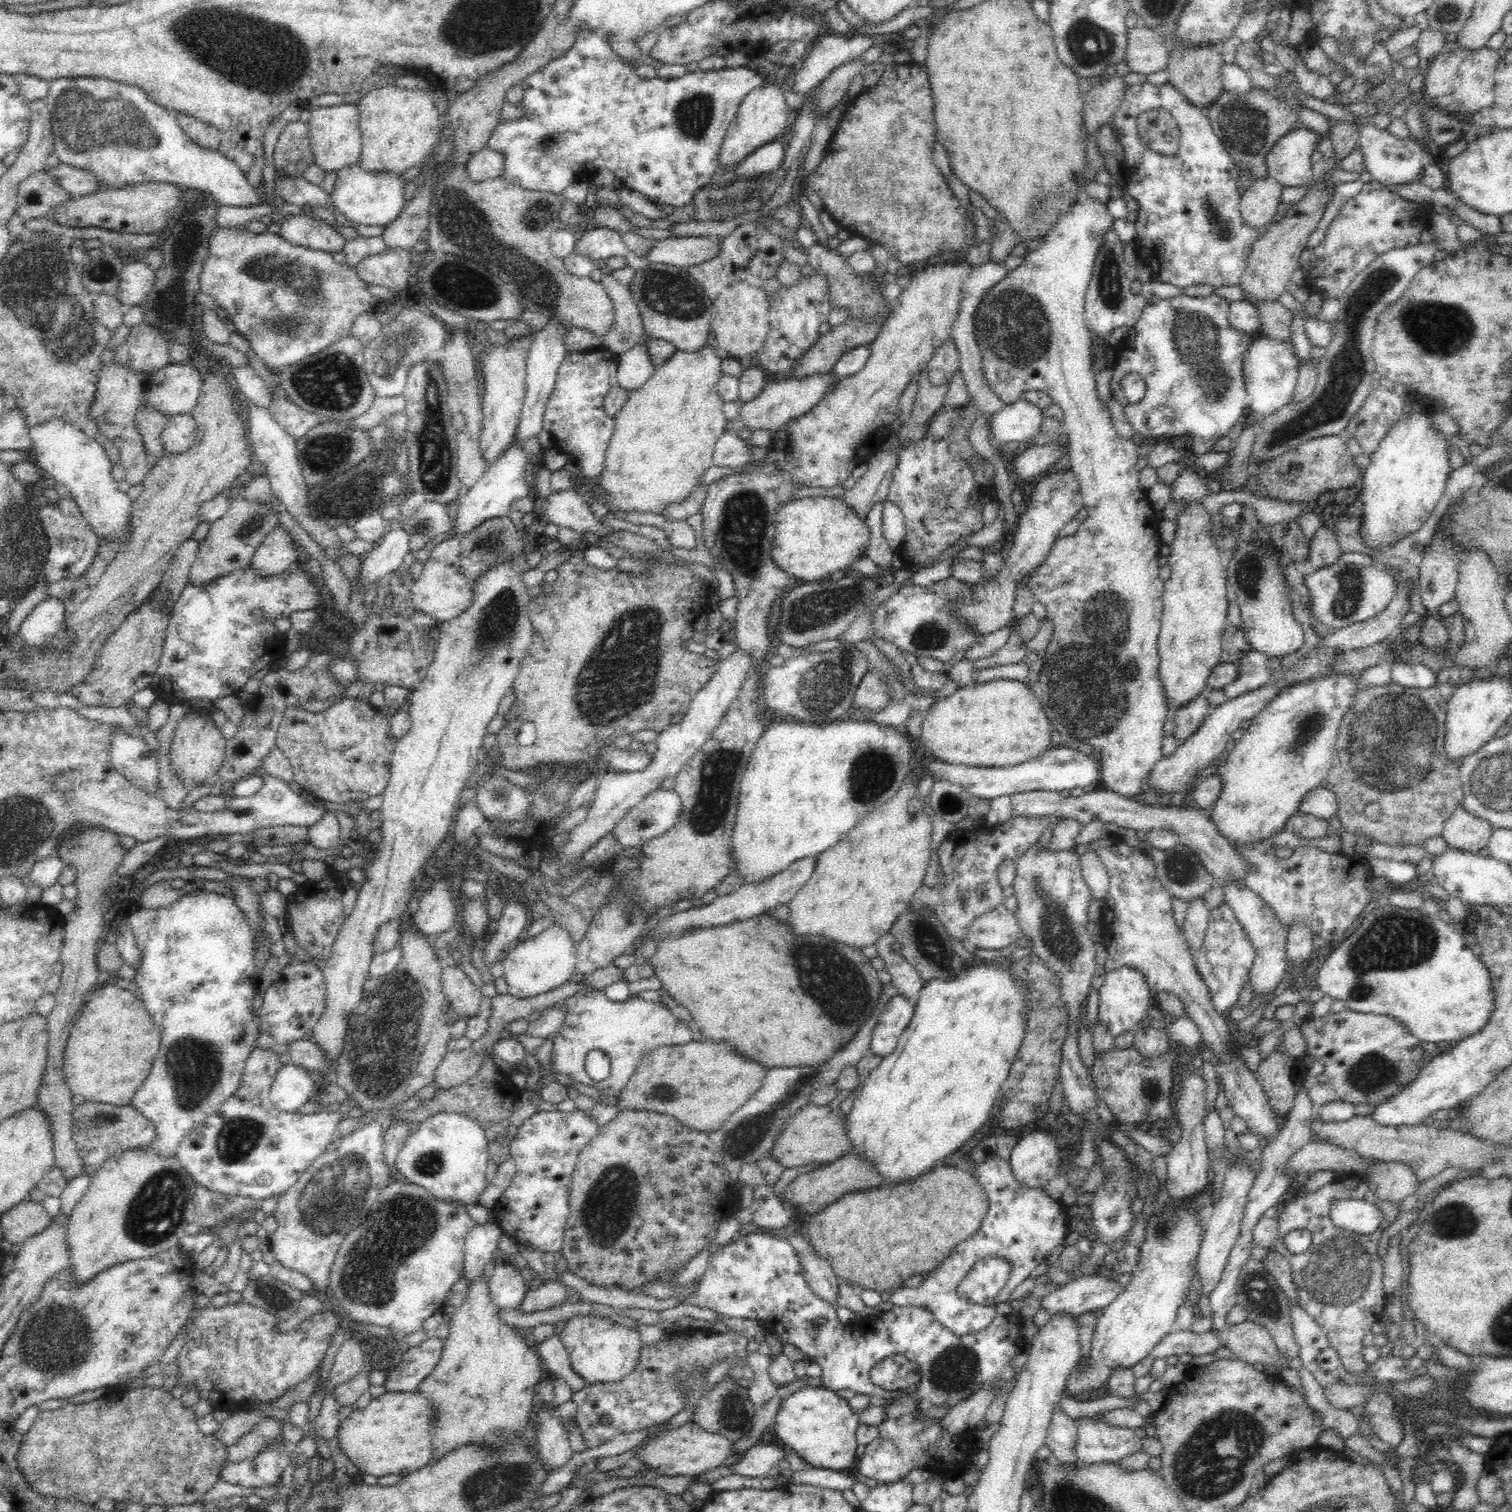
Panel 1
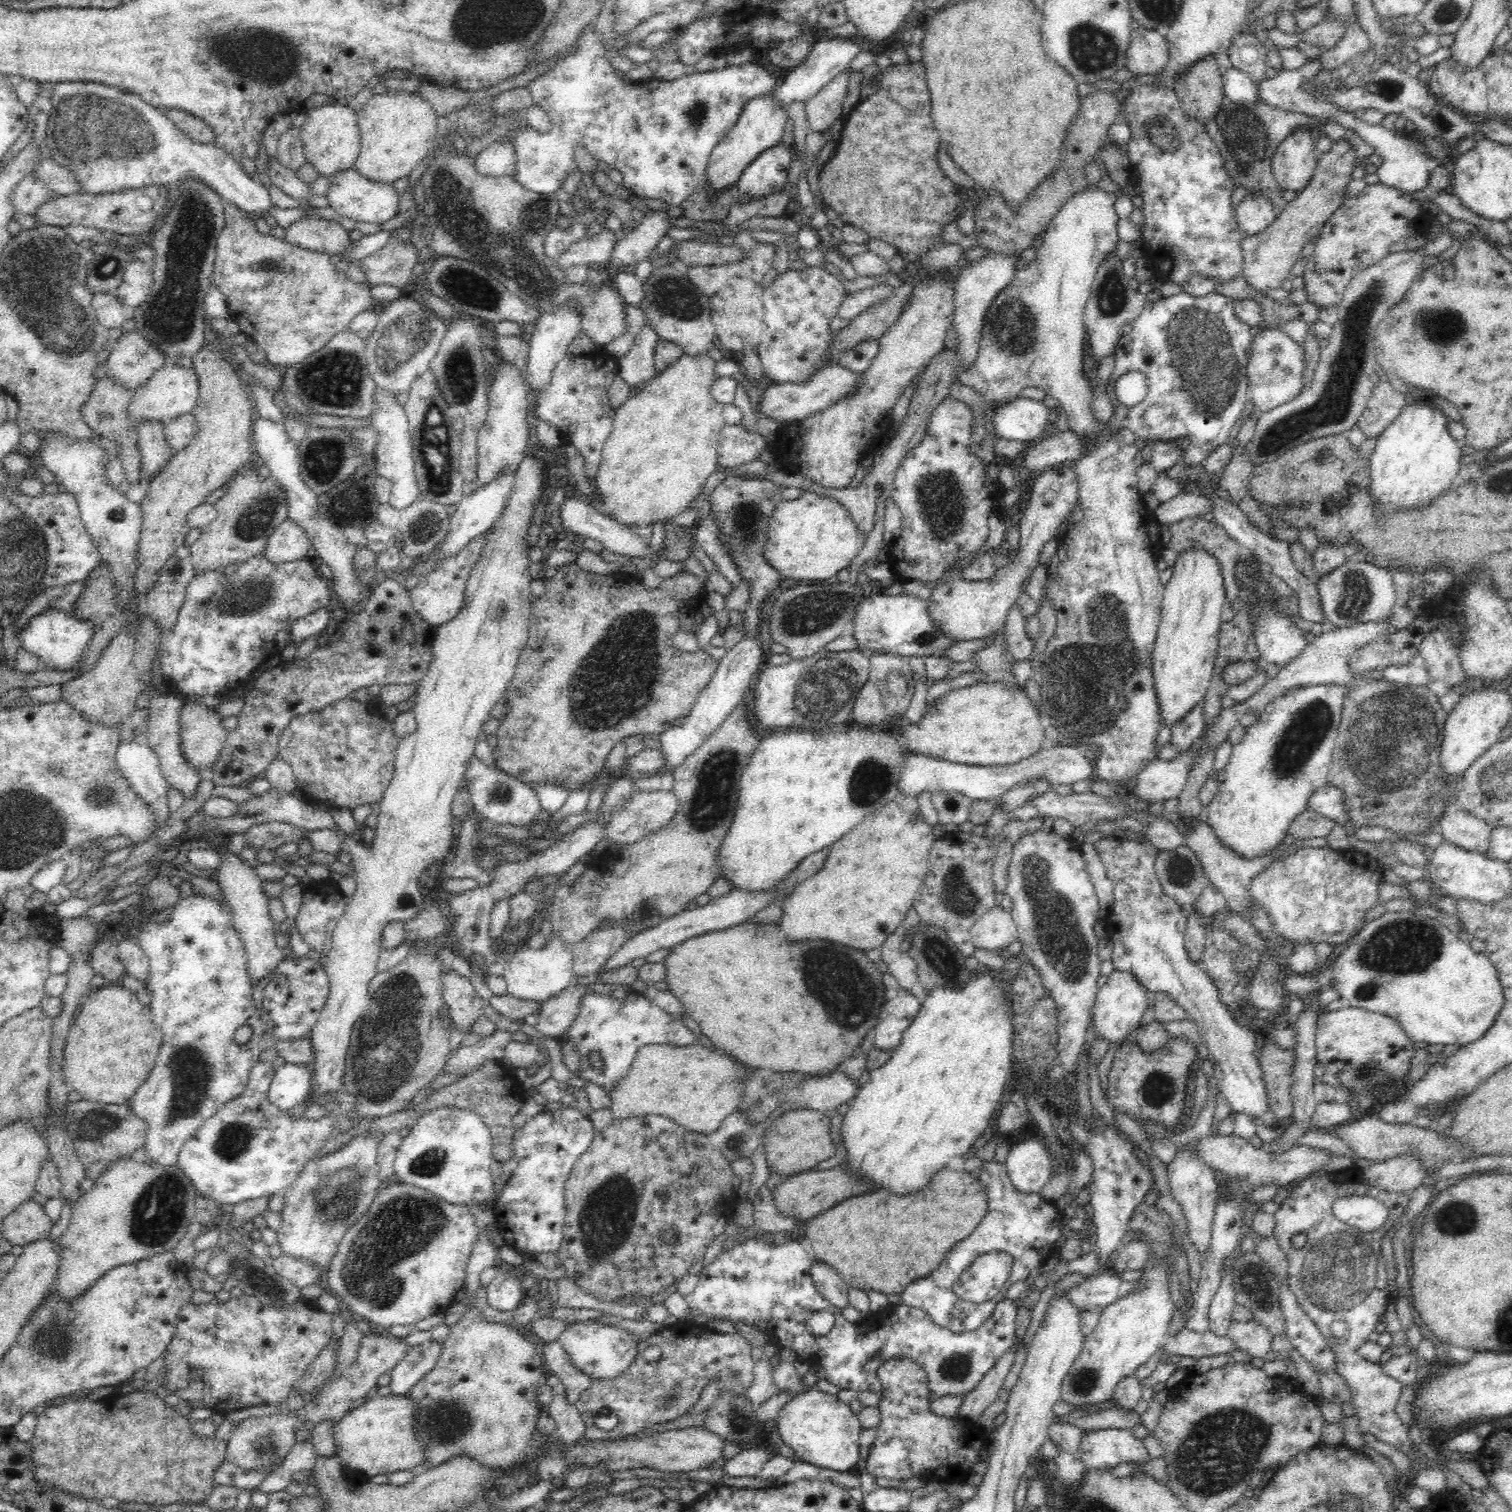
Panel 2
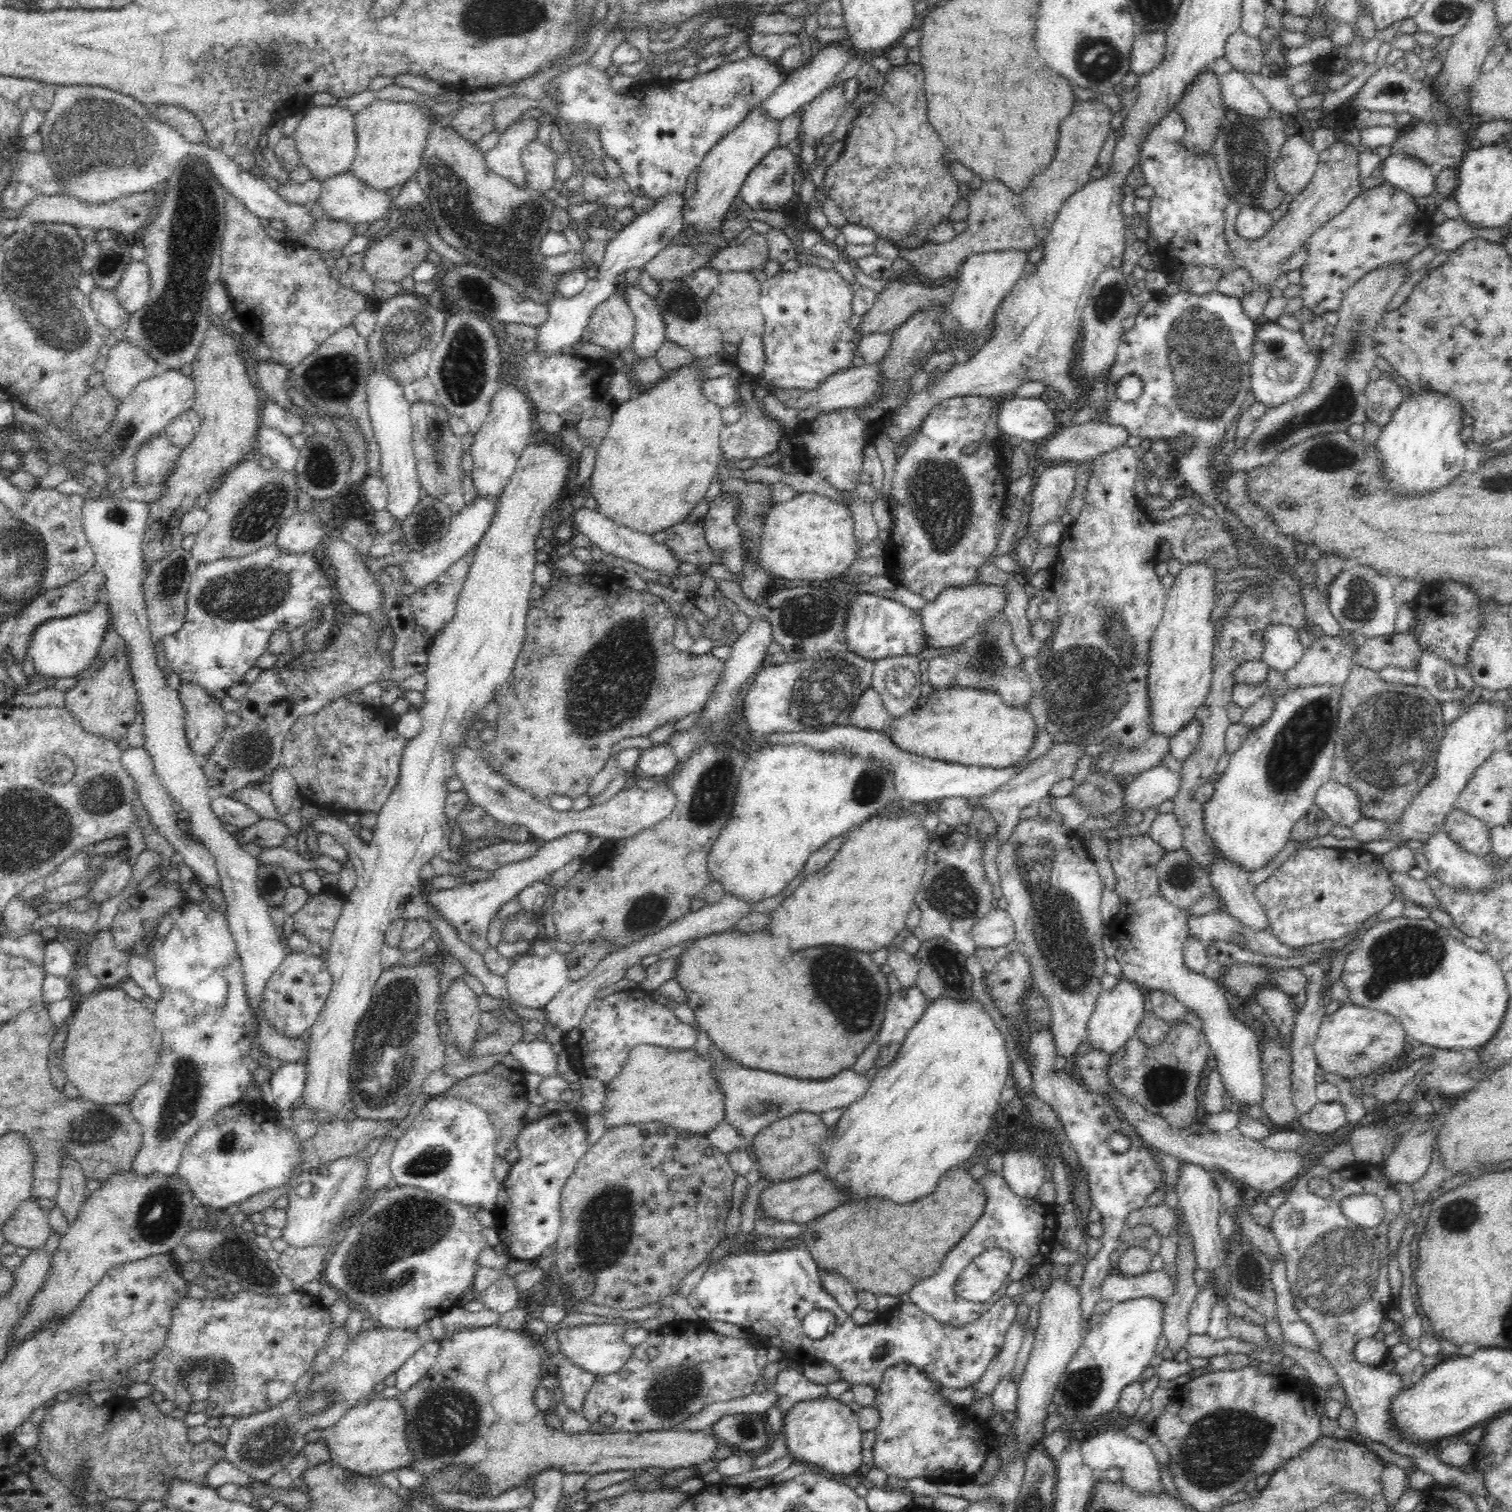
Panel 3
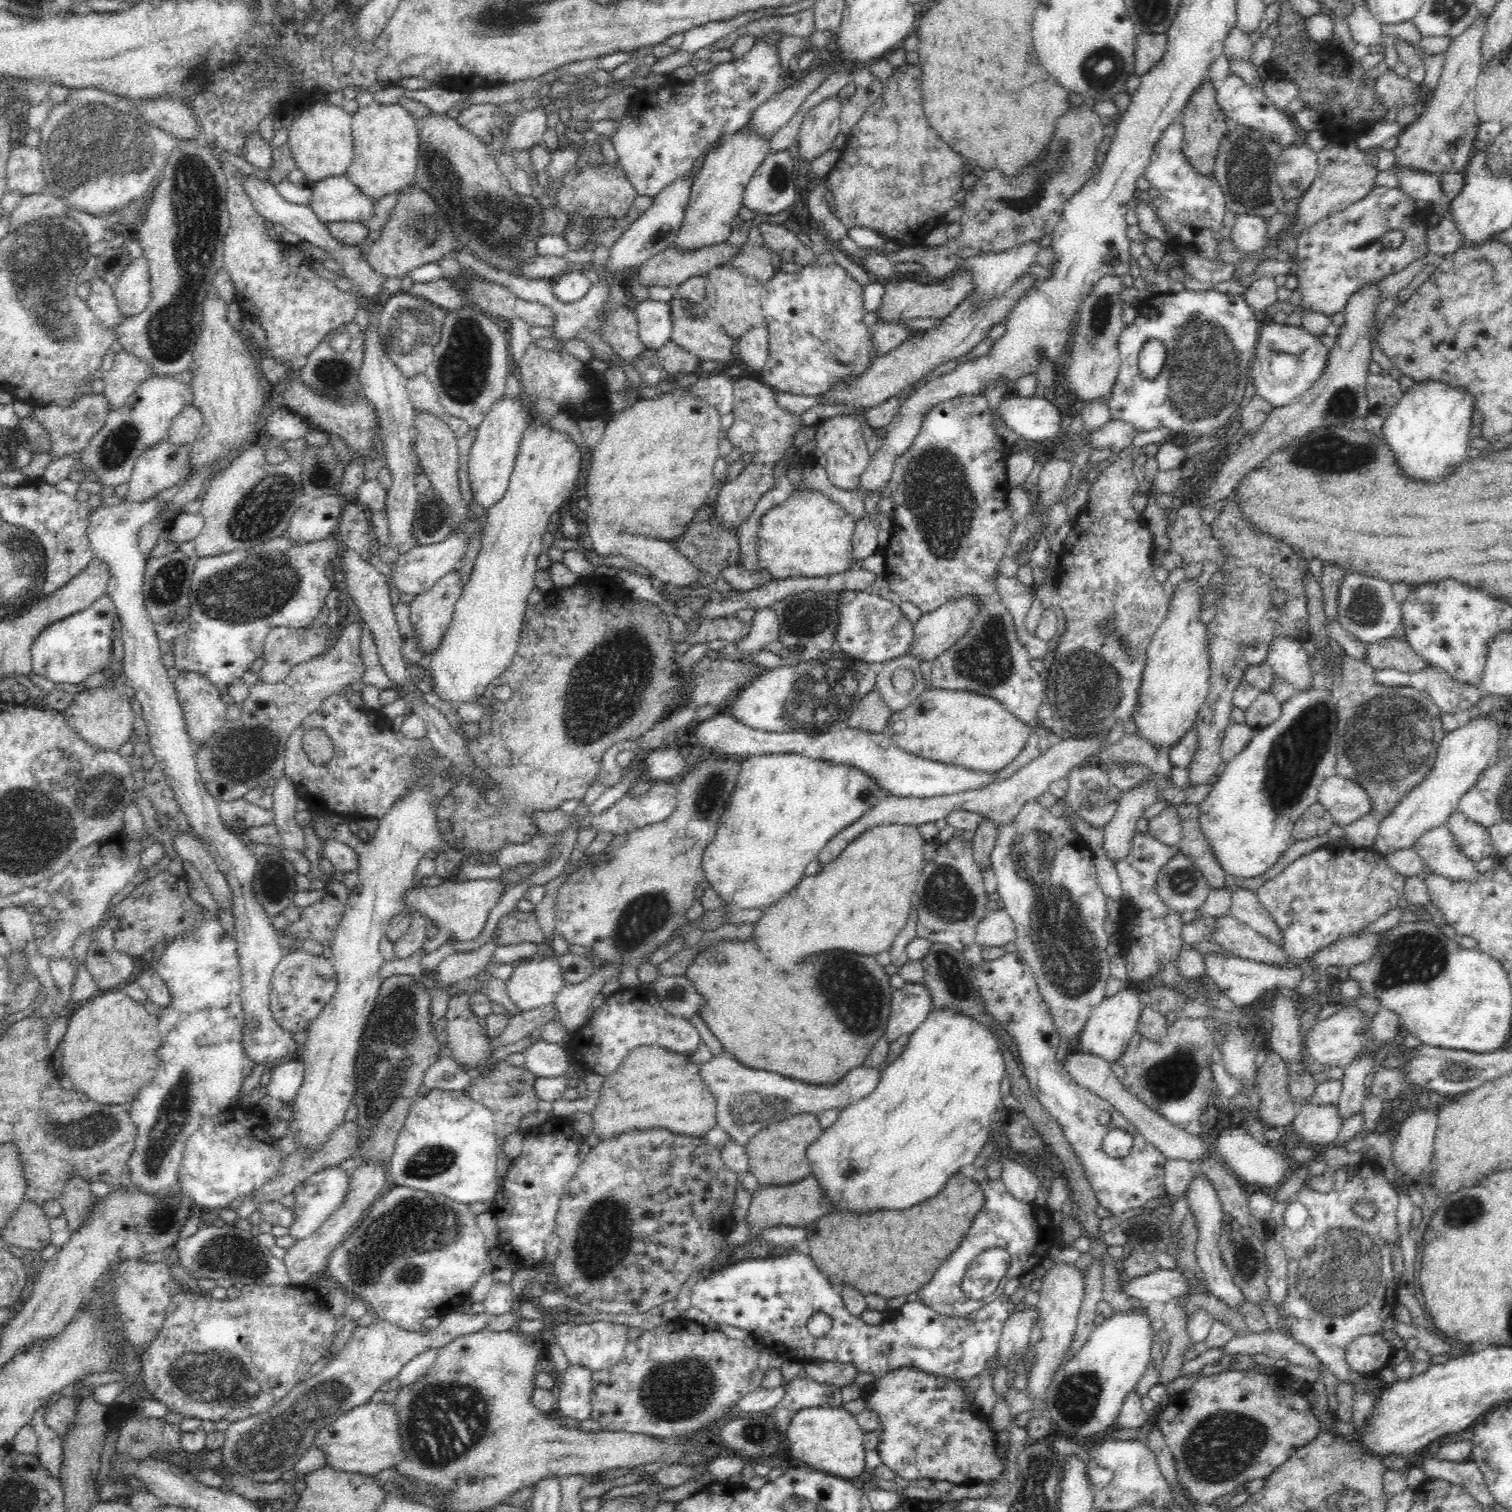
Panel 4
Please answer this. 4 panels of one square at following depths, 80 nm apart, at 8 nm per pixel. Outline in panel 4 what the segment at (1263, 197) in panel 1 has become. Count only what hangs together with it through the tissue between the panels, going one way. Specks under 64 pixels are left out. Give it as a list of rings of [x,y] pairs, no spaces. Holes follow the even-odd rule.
[[[1238,214],[1234,218],[1231,238],[1232,242],[1245,252],[1254,252],[1267,245],[1267,222],[1257,214]]]

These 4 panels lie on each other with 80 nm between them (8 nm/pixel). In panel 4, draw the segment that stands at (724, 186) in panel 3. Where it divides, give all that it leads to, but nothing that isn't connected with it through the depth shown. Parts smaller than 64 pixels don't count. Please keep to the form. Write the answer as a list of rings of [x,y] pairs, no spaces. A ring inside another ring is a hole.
[[[748,122],[739,131],[726,136],[722,141],[710,148],[703,156],[699,166],[696,168],[682,226],[673,242],[677,248],[692,250],[692,248],[702,248],[706,244],[727,242],[731,235],[730,226],[732,226],[732,220],[734,220],[738,208],[743,205],[742,196],[746,184],[752,178],[756,168],[762,164],[762,161],[770,152],[769,140],[771,138],[772,136],[762,136],[758,132],[755,132],[755,128]]]

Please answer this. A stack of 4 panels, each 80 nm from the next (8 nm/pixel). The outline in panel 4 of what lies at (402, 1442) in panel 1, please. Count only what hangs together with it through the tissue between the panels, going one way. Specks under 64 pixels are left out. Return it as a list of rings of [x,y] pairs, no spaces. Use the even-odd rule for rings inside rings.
[[[372,1402],[352,1408],[338,1417],[332,1424],[316,1432],[312,1443],[326,1455],[326,1464],[334,1470],[376,1476],[382,1470],[395,1467],[406,1458],[402,1450],[399,1422],[394,1404]]]

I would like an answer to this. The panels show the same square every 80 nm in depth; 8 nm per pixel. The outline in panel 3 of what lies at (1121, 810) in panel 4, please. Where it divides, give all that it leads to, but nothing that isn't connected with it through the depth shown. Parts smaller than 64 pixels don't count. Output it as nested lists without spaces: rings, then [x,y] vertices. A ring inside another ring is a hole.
[[[1157,764],[1140,772],[1124,785],[1124,803],[1126,814],[1133,810],[1145,811],[1161,805],[1166,800],[1174,799],[1182,786],[1181,773],[1166,765]]]

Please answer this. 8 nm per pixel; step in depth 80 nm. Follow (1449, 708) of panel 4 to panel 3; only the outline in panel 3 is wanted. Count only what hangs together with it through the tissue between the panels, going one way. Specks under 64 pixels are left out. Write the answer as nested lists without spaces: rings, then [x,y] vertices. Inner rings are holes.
[[[1427,644],[1420,650],[1418,670],[1417,686],[1428,689],[1438,702],[1455,700],[1460,704],[1476,685],[1466,666],[1438,656]]]

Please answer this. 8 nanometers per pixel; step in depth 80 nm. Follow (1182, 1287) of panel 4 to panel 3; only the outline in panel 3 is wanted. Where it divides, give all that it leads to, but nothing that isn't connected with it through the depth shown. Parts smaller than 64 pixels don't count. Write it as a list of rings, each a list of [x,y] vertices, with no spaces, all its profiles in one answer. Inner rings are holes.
[[[1162,1269],[1137,1276],[1121,1275],[1113,1271],[1102,1284],[1101,1300],[1110,1301],[1112,1305],[1141,1297],[1156,1297],[1165,1301],[1173,1292],[1172,1278],[1164,1274]]]

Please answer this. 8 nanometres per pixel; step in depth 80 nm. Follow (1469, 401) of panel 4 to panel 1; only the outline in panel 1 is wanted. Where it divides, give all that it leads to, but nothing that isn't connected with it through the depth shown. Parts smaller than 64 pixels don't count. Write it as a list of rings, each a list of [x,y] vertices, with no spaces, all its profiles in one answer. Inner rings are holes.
[[[1427,413],[1405,414],[1388,430],[1378,450],[1370,456],[1370,464],[1363,474],[1362,522],[1360,538],[1370,549],[1392,548],[1410,532],[1420,530],[1432,516],[1436,502],[1440,500],[1446,478],[1450,474],[1448,444],[1444,435],[1434,430]]]

